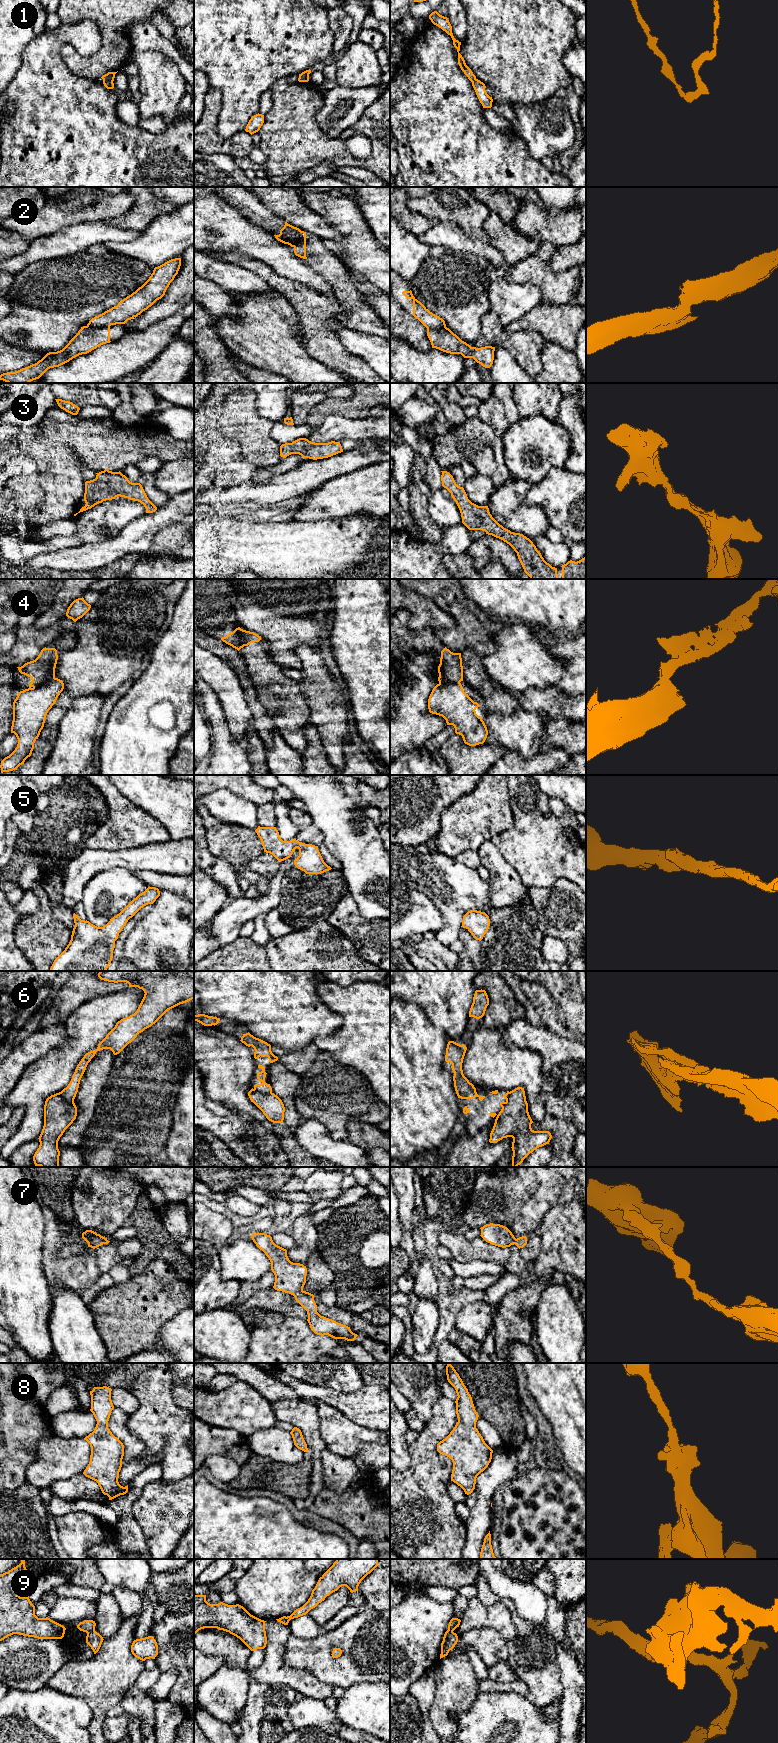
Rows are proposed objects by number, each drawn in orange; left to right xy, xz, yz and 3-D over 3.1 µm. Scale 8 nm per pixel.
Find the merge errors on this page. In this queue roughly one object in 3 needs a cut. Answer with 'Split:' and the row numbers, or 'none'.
Split: 1, 2, 4, 6, 9

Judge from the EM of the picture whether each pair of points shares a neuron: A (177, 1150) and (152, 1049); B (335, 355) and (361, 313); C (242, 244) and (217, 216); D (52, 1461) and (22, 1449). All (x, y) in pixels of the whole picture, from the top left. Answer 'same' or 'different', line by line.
A: different
B: different
C: same
D: different

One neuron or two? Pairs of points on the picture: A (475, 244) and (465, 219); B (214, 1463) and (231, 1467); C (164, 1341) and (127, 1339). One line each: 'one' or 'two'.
A: two
B: one
C: two

